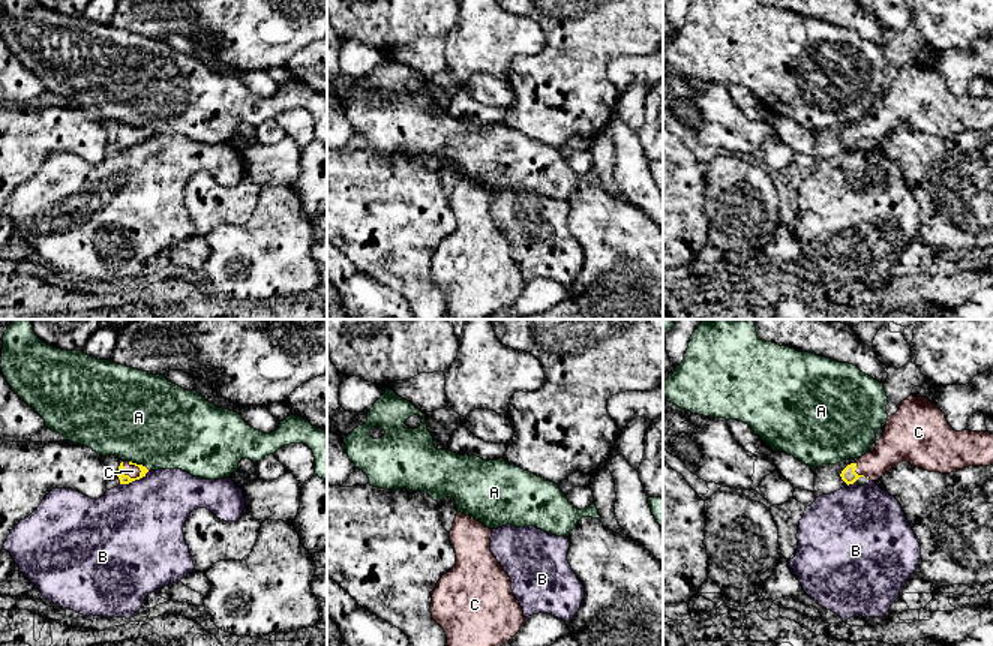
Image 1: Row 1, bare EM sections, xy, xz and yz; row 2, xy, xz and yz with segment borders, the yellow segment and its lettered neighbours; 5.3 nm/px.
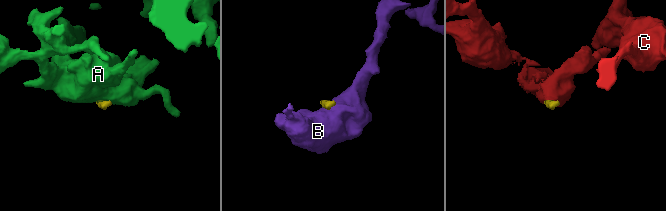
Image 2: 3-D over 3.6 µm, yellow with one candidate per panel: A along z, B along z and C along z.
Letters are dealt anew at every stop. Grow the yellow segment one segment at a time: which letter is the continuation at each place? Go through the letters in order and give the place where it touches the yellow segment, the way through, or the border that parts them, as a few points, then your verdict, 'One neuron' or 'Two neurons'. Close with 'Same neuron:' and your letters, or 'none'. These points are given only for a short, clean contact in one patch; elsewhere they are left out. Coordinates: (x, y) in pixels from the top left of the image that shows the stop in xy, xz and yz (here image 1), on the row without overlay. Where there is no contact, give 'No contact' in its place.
A: Touches yellow at xy (140, 129). Boundary: xy (129, 125), (149, 134). Two neurons
B: Touches yellow at xy (134, 144). Boundary: xy (149, 135), (138, 143), (120, 149). Two neurons
C: Touches yellow at xy (126, 140). Path across: xy (123, 143), (126, 140), (132, 135). One neuron
Same neuron: C

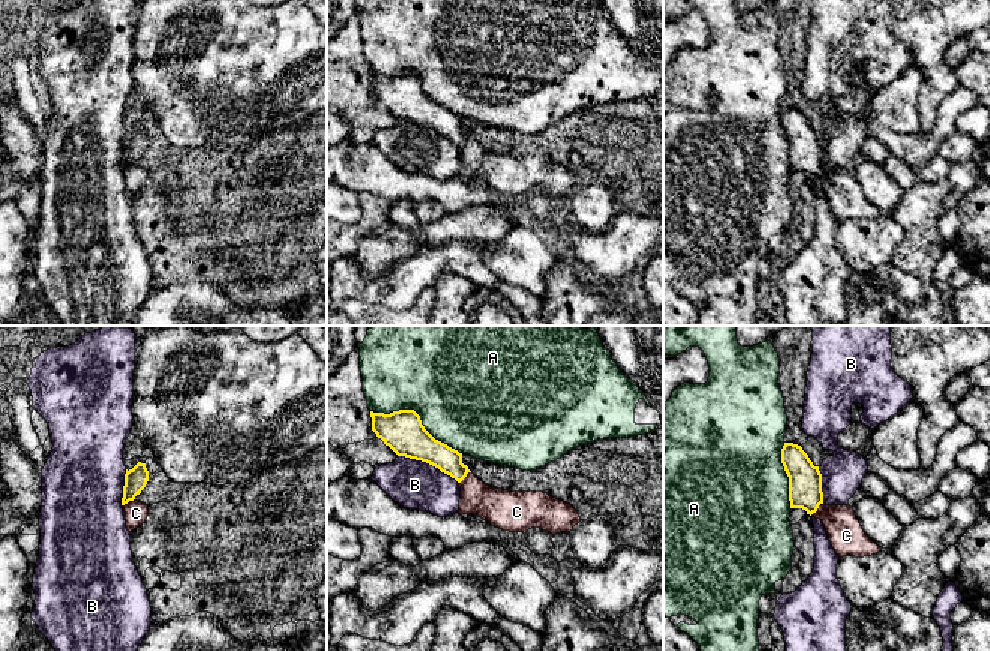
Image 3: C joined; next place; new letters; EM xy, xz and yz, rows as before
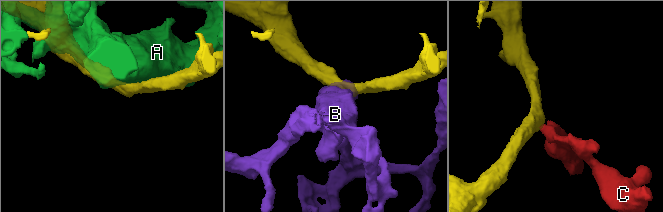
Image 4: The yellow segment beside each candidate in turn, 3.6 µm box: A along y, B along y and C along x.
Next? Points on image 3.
A: Touches yellow at xz (419, 81). Two neurons
B: Touches yellow at xz (428, 126). Two neurons
C: Touches yellow at yz (816, 174). Boundary: yz (822, 167), (810, 179). Two neurons
Same neuron: none

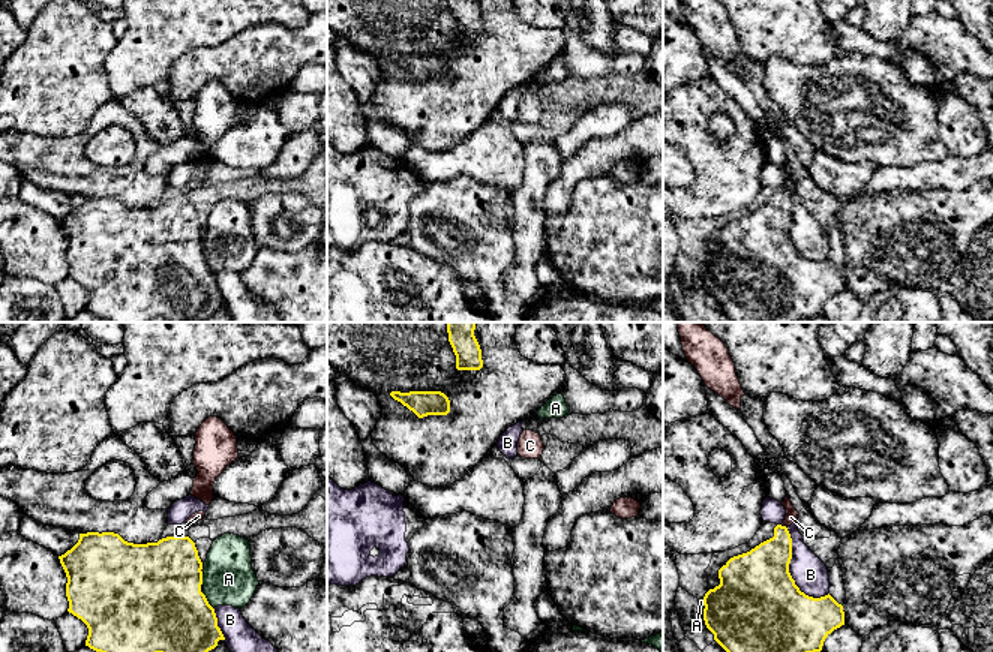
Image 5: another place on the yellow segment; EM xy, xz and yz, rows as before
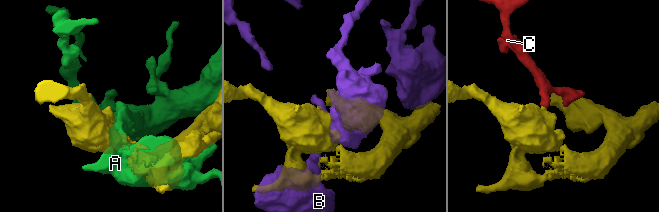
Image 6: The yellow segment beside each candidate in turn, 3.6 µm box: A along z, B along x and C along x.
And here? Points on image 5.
A: Touches yellow at xy (207, 266). Two neurons
B: Touches yellow at yz (788, 236). Two neurons
C: Touches yellow at yz (783, 191). Path across: yz (765, 233), (782, 207), (783, 191), (791, 182). One neuron
Same neuron: C

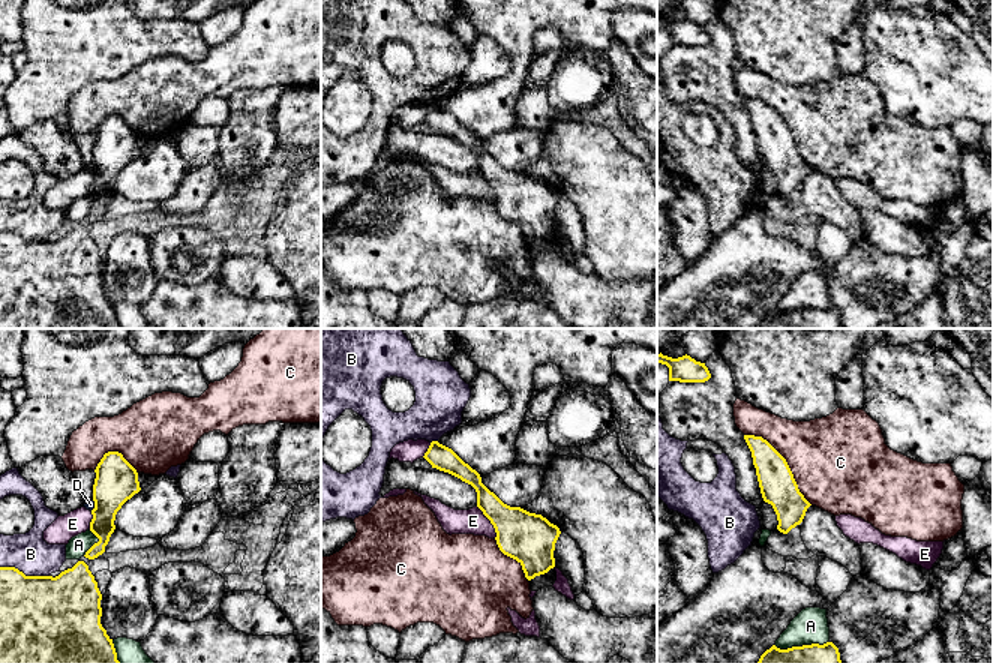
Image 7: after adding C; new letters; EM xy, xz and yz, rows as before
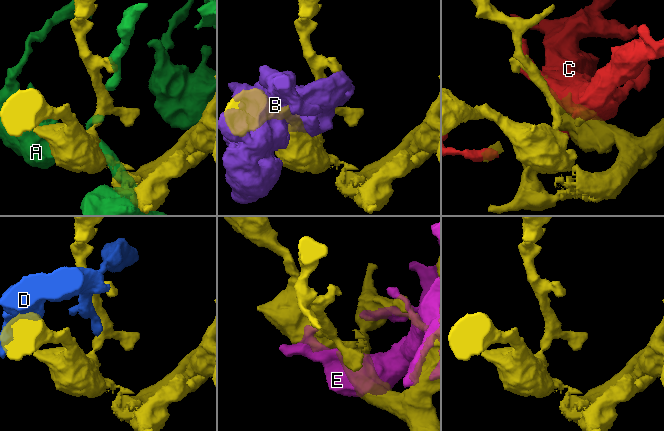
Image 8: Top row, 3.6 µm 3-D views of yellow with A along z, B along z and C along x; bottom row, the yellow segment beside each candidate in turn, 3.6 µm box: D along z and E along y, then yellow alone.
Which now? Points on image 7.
A: Touches yellow at xy (95, 207). Two neurons
B: Touches yellow at xy (23, 237). Two neurons
C: Touches yellow at yz (786, 126). Two neurons
D: Touches yellow at xy (95, 170). Two neurons
E: Touches yellow at xz (491, 186). Two neurons
Same neuron: none

